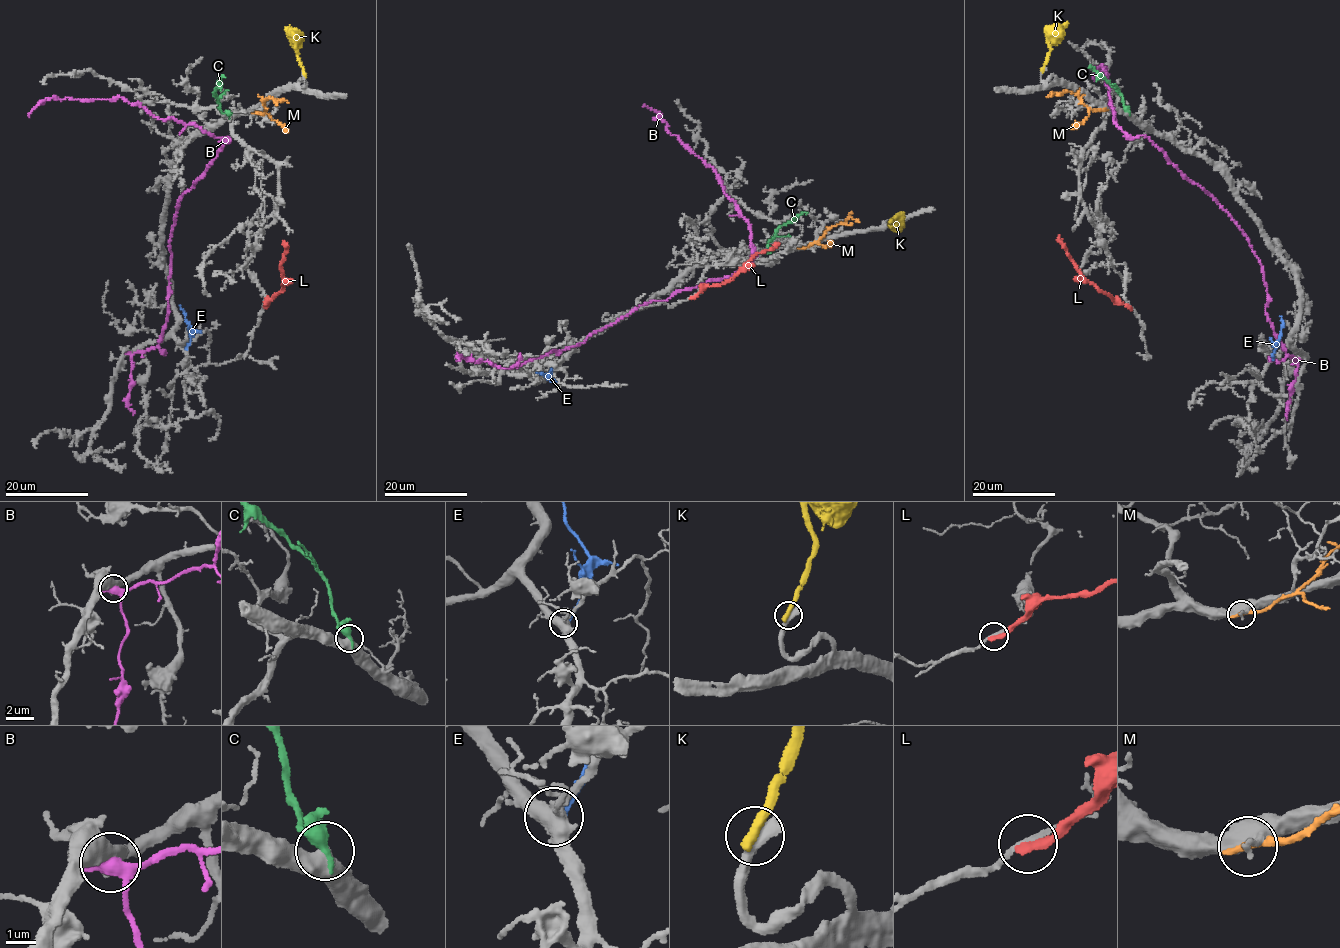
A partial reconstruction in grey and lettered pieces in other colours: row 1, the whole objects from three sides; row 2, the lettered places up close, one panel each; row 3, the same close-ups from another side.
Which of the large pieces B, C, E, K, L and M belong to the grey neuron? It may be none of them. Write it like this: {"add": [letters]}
{"add": []}

